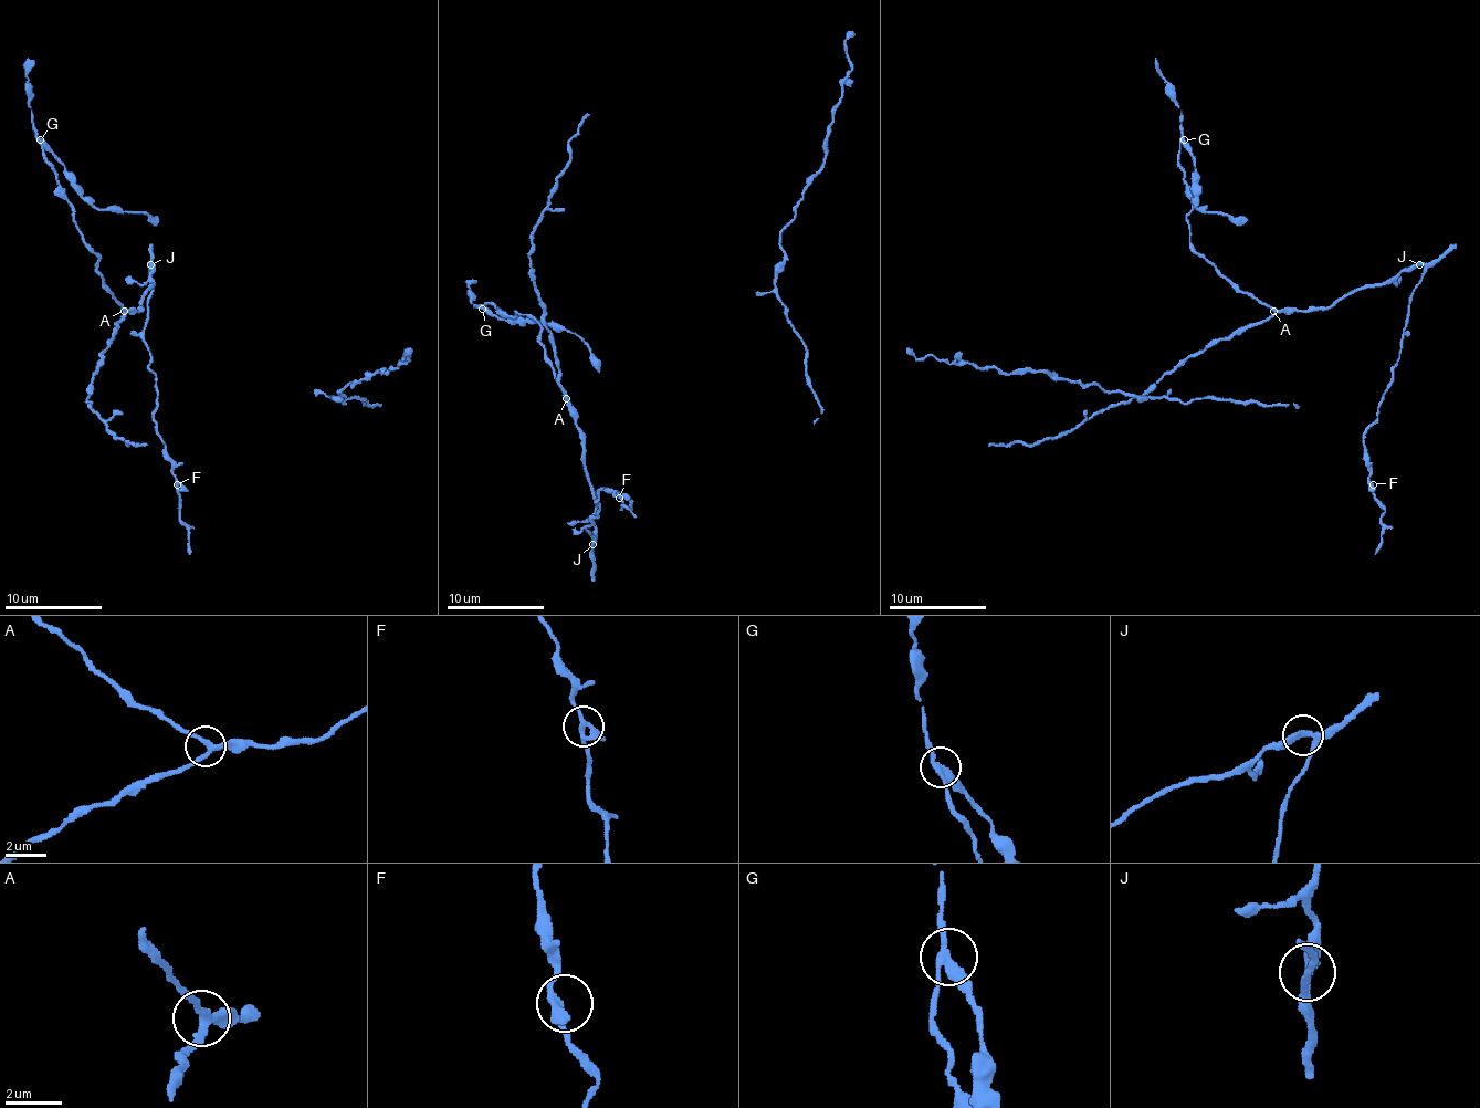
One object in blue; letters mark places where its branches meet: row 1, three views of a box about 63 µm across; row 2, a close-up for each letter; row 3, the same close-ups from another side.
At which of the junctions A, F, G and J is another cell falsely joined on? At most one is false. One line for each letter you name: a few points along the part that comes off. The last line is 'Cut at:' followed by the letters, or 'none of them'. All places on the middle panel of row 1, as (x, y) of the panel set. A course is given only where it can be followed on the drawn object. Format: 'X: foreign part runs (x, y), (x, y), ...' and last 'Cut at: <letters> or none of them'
G: foreign part runs (483, 307), (507, 320), (536, 320), (570, 330), (590, 349), (592, 364), (599, 372)
Cut at: G

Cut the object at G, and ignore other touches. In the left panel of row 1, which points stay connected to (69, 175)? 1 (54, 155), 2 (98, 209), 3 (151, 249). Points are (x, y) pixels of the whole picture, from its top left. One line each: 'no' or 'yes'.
1: yes
2: yes
3: no

